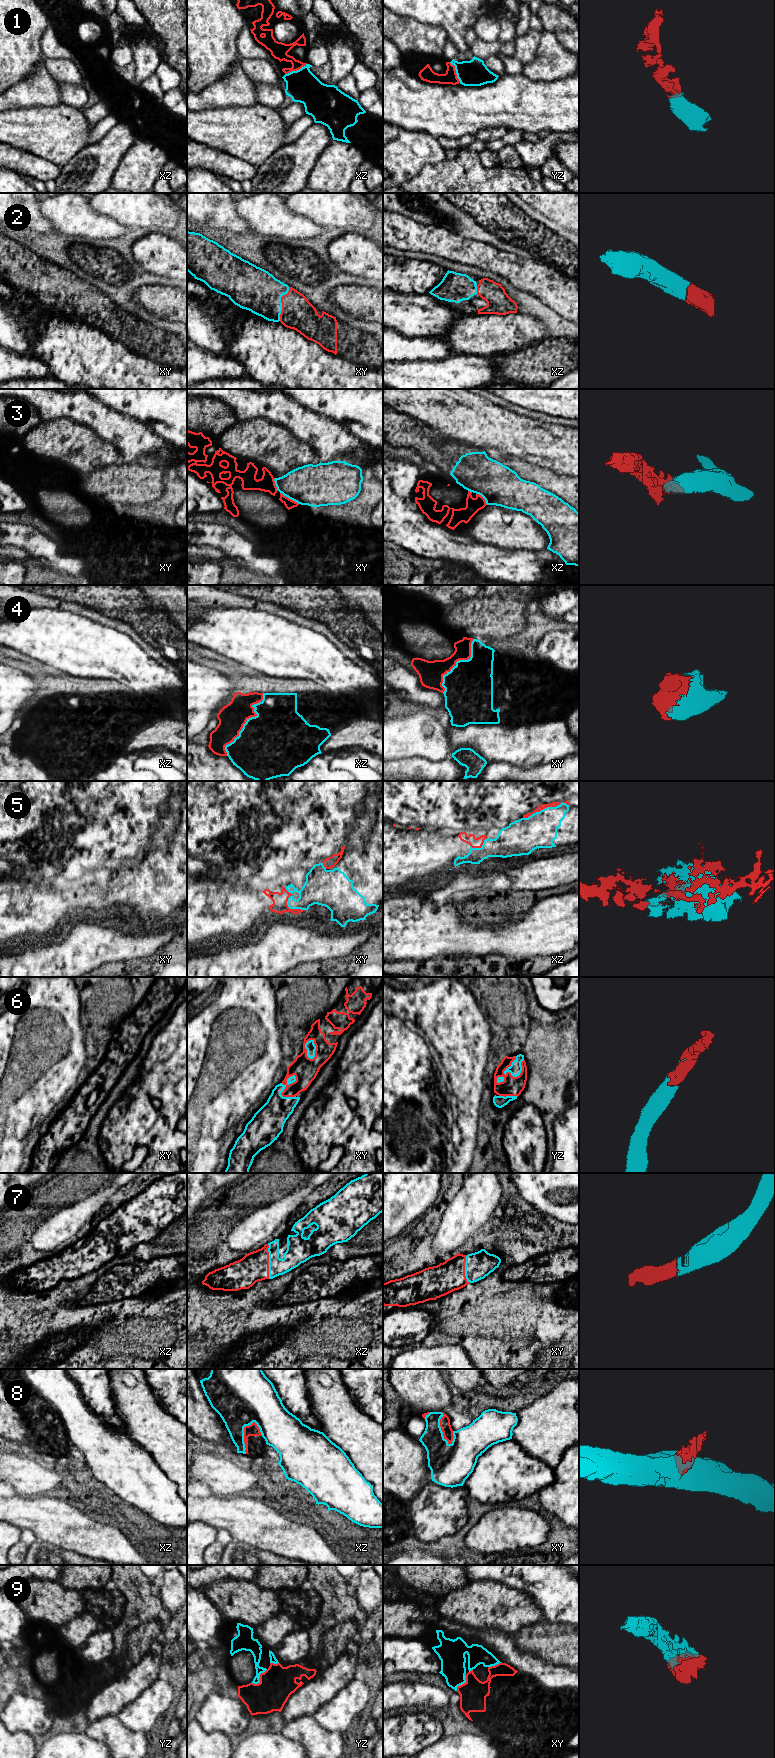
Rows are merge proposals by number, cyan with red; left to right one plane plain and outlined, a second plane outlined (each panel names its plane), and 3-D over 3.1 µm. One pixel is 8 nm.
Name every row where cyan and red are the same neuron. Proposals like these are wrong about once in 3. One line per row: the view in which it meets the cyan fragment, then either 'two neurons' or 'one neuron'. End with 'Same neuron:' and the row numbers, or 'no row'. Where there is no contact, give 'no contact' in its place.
1: meets cyan in xz; one neuron
2: meets cyan in xy; one neuron
3: meets cyan in xy; two neurons
4: meets cyan in xz; one neuron
5: meets cyan in xy; two neurons
6: meets cyan in xy; one neuron
7: meets cyan in xz; one neuron
8: meets cyan in xz; two neurons
9: meets cyan in yz; one neuron
Same neuron: 1, 2, 4, 6, 7, 9

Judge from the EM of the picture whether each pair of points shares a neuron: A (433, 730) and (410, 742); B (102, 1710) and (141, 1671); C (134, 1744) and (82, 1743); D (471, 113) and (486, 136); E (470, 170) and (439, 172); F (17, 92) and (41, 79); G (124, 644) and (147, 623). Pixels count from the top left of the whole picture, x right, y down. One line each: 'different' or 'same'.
A: same
B: same
C: different
D: different
E: same
F: same
G: different

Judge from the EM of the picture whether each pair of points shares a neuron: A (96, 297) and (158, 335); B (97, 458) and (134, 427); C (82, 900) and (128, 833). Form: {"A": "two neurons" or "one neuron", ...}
{"A": "one neuron", "B": "two neurons", "C": "one neuron"}

